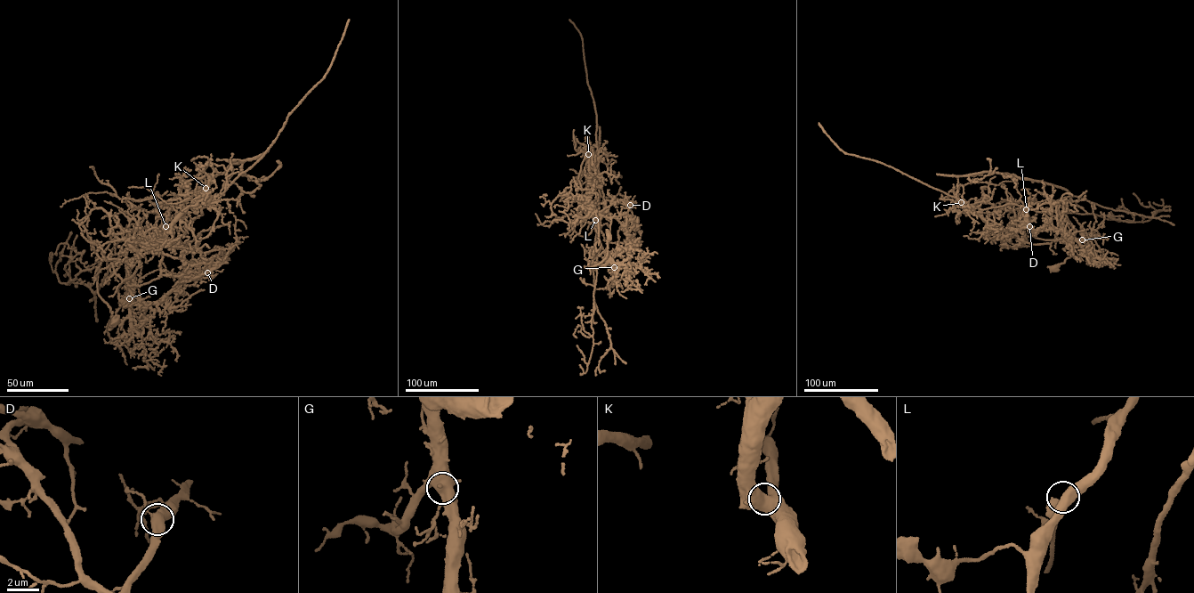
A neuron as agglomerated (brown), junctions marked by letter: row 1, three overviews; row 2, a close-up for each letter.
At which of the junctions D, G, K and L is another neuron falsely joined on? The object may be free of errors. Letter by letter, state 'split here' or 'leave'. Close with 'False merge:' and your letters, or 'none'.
D: split here
G: leave
K: leave
L: leave
False merge: D

